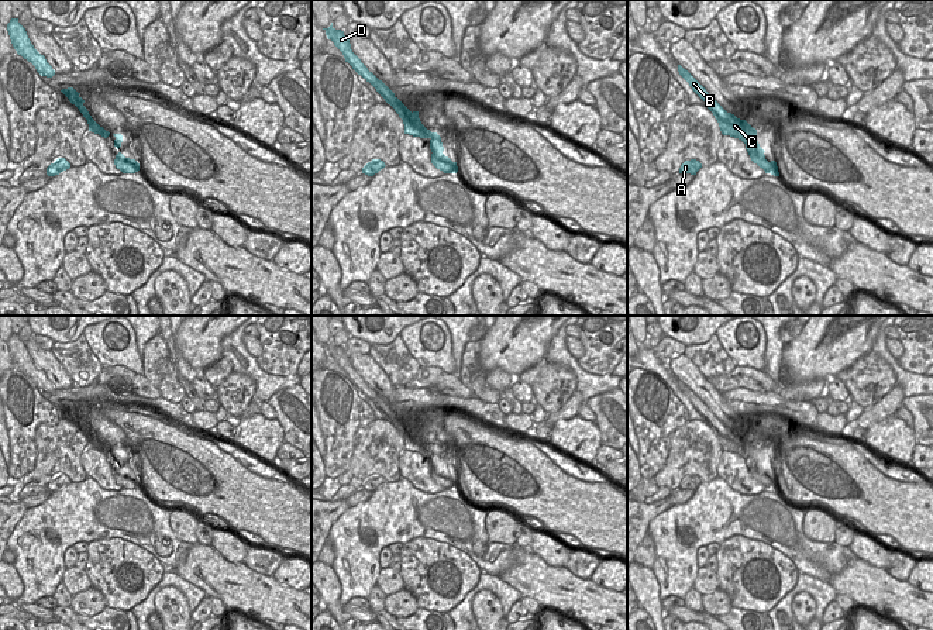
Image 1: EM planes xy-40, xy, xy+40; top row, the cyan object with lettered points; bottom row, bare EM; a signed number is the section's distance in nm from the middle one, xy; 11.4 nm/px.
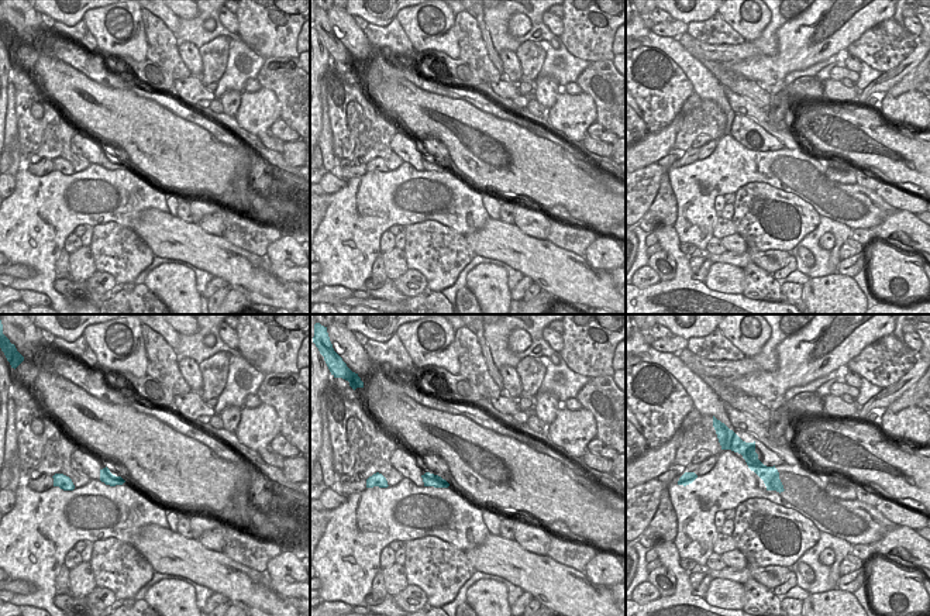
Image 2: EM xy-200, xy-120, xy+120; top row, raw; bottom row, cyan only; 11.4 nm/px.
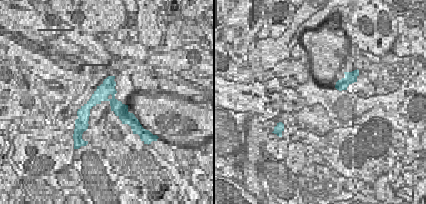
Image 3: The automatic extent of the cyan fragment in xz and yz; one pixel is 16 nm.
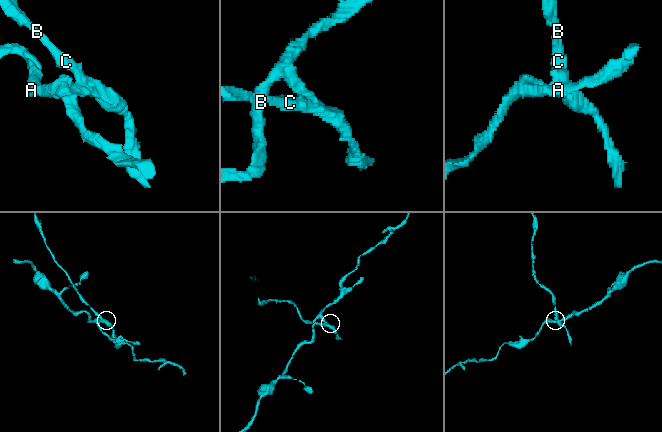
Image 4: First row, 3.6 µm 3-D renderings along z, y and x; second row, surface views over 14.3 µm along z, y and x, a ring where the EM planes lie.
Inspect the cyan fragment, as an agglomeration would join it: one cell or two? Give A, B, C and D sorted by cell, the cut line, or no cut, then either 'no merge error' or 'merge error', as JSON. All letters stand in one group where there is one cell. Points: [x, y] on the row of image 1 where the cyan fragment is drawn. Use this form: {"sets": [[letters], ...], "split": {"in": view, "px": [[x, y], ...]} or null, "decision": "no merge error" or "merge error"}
{"sets": [["A"], ["B", "C", "D"]], "split": {"in": "xy", "px": [[433, 152], [453, 172]]}, "decision": "merge error"}

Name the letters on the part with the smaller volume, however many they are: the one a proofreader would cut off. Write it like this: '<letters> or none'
B, C, D.

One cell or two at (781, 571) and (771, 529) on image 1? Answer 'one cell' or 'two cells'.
two cells

